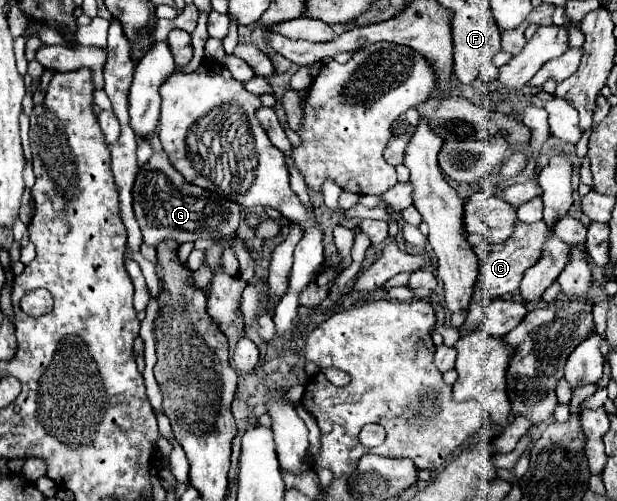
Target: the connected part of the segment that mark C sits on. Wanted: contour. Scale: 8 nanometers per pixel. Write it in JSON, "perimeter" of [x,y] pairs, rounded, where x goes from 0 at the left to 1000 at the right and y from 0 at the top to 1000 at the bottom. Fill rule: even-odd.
{"perimeter":[[[835,441],[835,453],[831,453],[835,465],[822,481],[806,485],[806,489],[780,485],[776,493],[770,493],[770,505],[776,513],[776,547],[771,569],[778,571],[781,581],[799,597],[831,585],[841,573],[851,541],[877,517],[880,489],[890,473],[887,457],[890,453],[880,441],[870,441],[870,445]]]}

